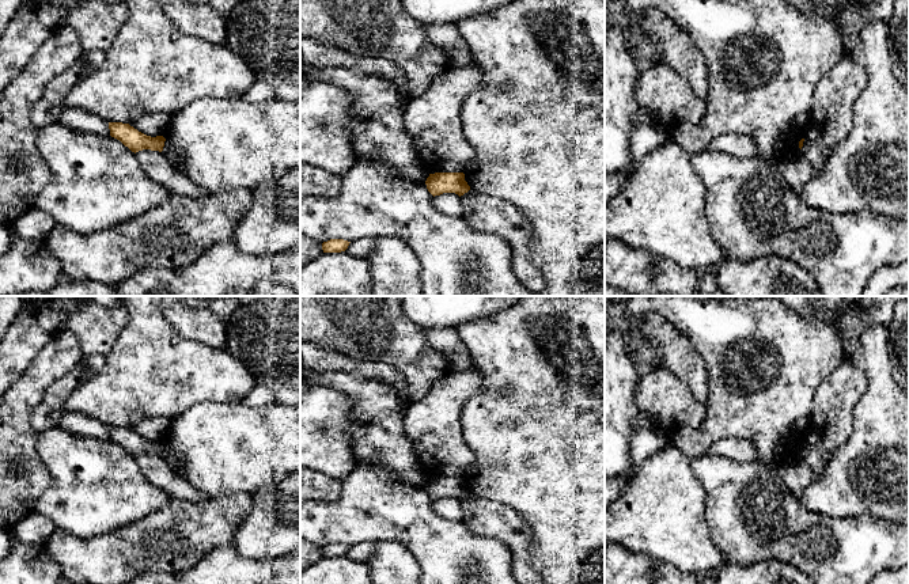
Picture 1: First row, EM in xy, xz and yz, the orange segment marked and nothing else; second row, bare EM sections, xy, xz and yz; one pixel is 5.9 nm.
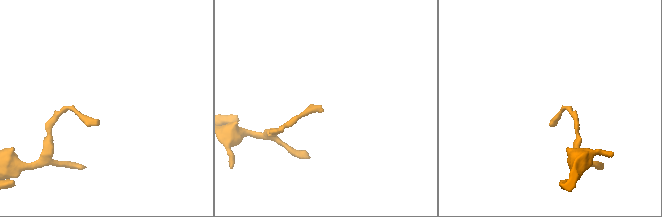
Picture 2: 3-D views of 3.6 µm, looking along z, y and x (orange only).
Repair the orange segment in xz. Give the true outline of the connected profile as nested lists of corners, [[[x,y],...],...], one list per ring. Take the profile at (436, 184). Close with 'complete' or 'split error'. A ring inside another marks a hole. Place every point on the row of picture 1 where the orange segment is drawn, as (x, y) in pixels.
[[[435,172],[425,181],[428,191],[435,197],[443,193],[455,193],[459,197],[470,190],[463,172]]]; complete

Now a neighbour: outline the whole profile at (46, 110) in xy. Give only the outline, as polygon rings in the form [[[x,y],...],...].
[[[90,50],[82,56],[63,73],[53,77],[45,87],[41,98],[31,110],[31,124],[37,129],[57,122],[64,110],[64,99],[68,92],[82,80],[101,68],[106,60],[106,52]]]

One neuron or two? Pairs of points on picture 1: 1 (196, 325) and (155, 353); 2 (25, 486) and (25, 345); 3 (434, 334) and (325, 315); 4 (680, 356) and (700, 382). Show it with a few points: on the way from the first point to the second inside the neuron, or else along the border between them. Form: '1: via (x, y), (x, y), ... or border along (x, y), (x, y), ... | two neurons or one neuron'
1: border along (162, 310), (181, 336), (211, 347) | two neurons
2: border along (45, 347), (14, 383) | two neurons
3: border along (423, 329), (424, 337), (446, 357) | two neurons
4: via (686, 363), (694, 375) | one neuron

